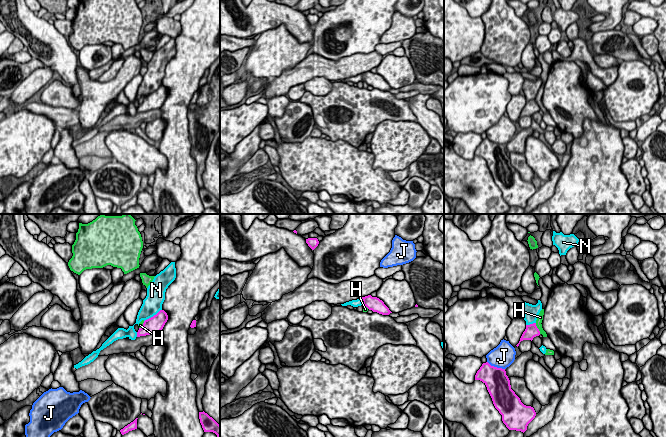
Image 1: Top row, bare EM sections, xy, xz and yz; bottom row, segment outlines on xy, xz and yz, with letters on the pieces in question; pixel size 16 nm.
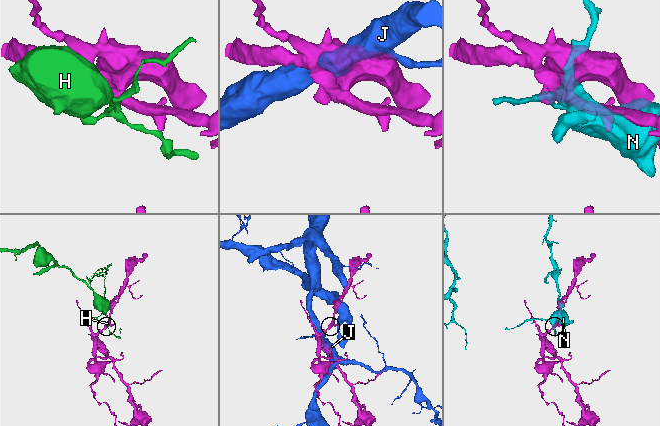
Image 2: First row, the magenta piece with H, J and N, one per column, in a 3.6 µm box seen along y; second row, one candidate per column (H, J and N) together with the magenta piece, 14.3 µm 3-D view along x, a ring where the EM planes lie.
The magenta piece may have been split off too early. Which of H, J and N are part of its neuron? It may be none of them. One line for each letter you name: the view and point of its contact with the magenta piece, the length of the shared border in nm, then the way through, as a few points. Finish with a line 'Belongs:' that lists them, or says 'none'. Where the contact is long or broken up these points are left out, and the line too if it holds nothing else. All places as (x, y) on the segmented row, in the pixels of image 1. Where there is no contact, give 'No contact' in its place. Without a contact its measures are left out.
Belongs: none

